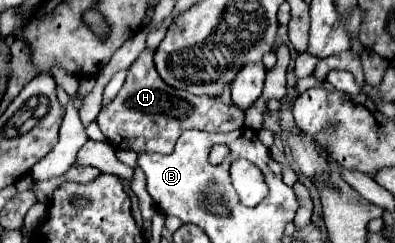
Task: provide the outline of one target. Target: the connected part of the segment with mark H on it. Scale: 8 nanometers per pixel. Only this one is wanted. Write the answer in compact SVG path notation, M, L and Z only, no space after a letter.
M144 50L140 58L128 68L128 76L124 86L120 88L114 102L104 108L96 122L102 130L102 134L118 148L118 150L134 150L138 154L142 152L158 152L158 154L170 154L174 150L176 138L188 130L208 130L208 132L230 132L244 126L242 110L232 104L222 104L214 98L194 96L184 90L174 90L168 86L160 74L156 72L156 66L152 62L152 50Z

